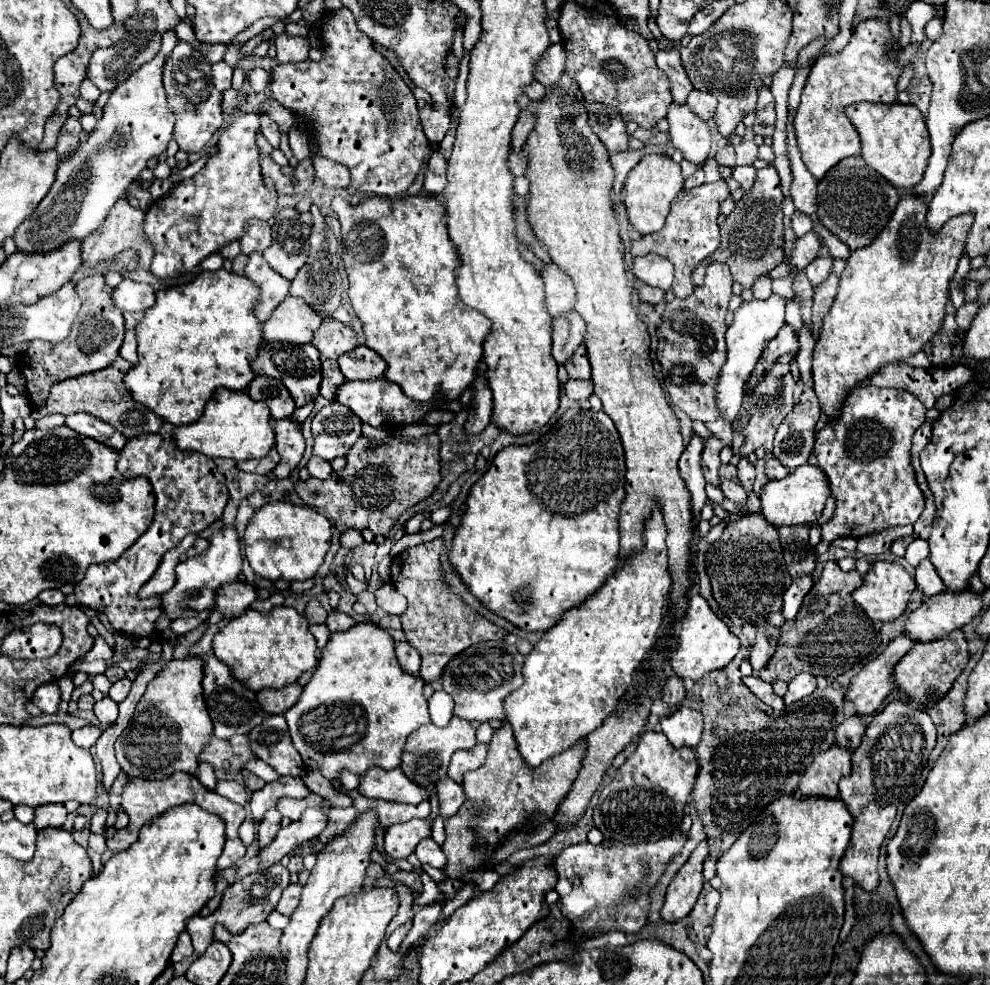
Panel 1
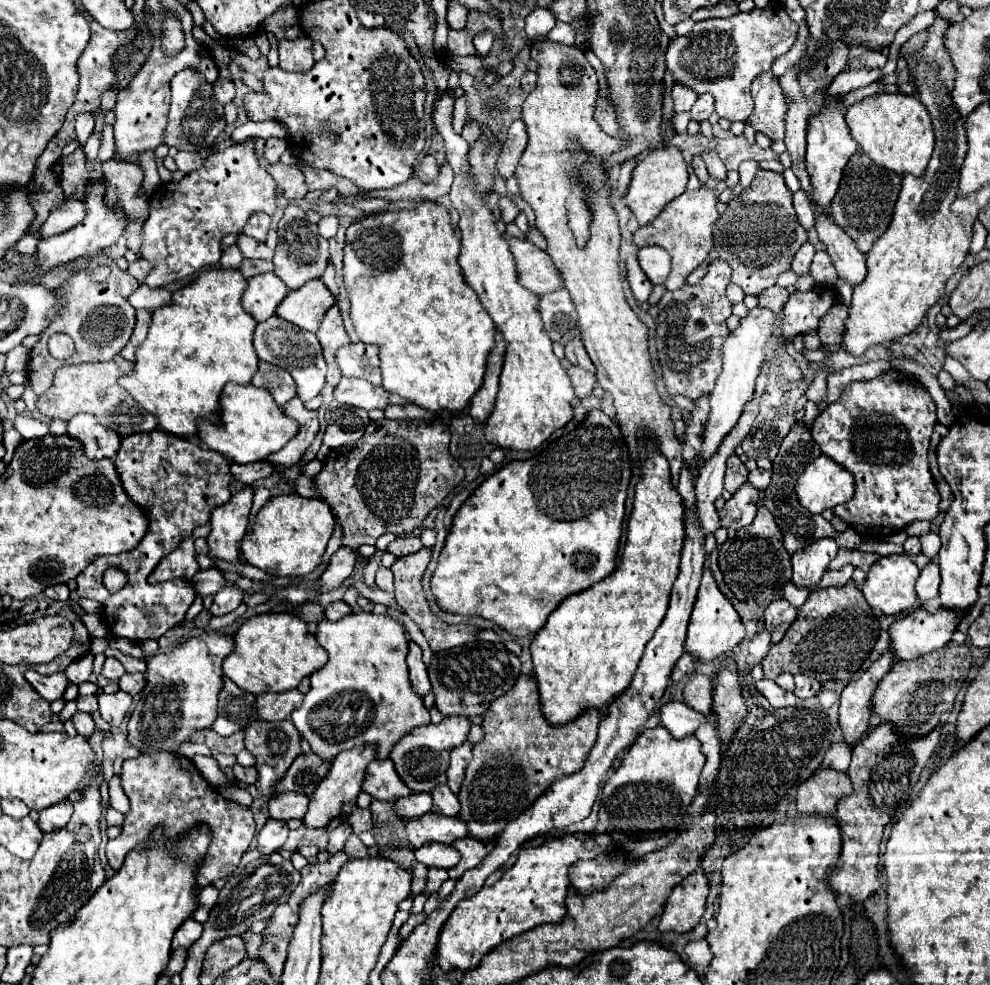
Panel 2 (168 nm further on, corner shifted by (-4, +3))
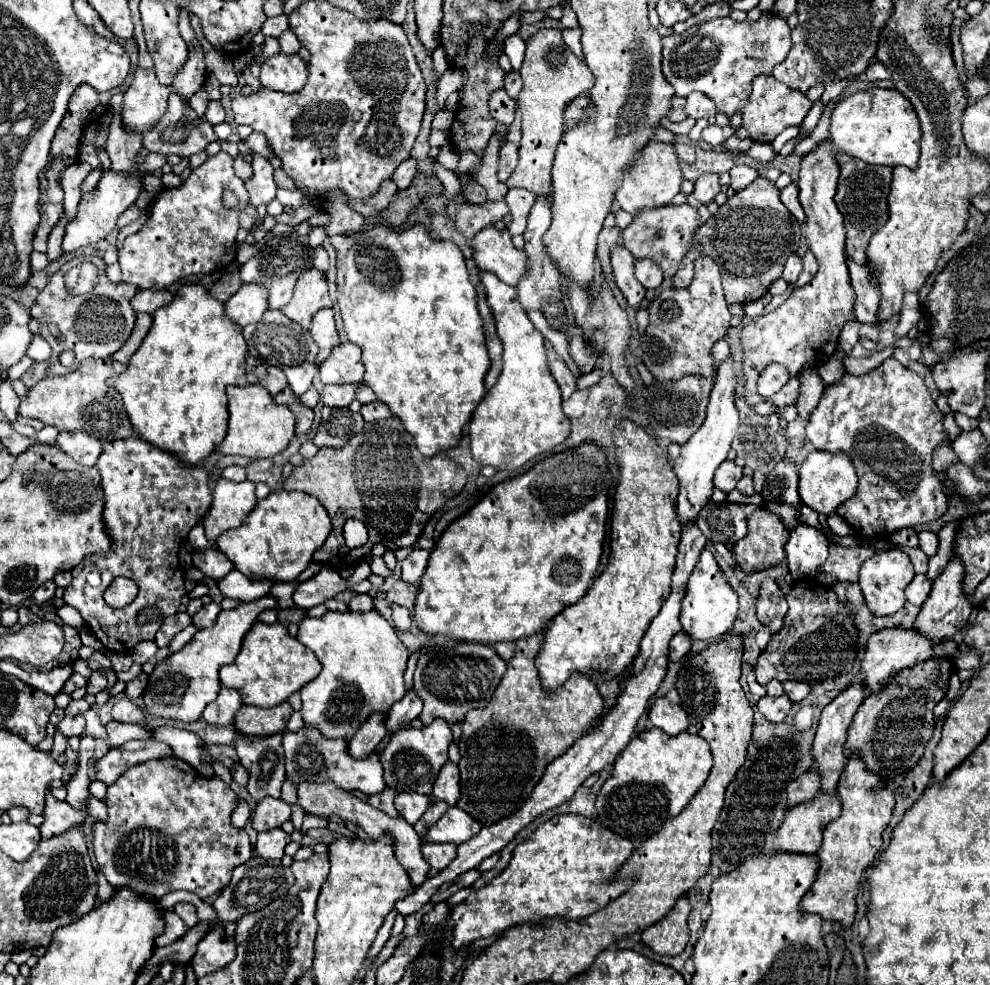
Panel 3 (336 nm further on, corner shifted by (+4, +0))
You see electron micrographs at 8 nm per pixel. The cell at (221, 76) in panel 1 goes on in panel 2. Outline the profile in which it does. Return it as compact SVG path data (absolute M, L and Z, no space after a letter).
M218 77L216 81L214 81L214 97L222 103L222 105L226 105L226 103L230 103L232 99L234 99L234 81L230 81L230 79L224 79L224 77Z

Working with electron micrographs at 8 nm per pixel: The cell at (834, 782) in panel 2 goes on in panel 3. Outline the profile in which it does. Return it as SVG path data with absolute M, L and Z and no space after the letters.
M818 794L812 802L788 808L782 826L776 832L772 852L816 854L822 844L822 830L840 816L836 794Z

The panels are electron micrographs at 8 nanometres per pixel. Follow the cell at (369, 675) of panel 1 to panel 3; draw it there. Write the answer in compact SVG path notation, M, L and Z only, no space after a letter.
M376 610L370 612L326 612L318 618L306 616L300 622L298 628L298 640L310 648L316 658L322 662L322 672L310 680L302 690L302 714L304 724L320 728L324 736L332 738L352 738L356 734L356 728L372 714L372 712L384 712L388 710L396 700L400 700L404 690L404 670L408 662L408 650L396 636L396 630L390 626L390 622L378 614Z

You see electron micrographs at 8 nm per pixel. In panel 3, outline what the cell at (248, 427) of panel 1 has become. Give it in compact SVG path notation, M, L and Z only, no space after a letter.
M246 384L246 386L228 386L228 410L230 422L224 442L218 446L222 454L238 454L246 458L272 458L282 452L290 438L294 436L296 418L292 410L284 404L276 404L270 392L260 384Z

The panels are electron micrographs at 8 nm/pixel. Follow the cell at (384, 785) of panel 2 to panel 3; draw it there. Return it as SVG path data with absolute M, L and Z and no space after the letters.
M304 726L298 732L282 732L282 746L286 754L286 776L294 782L300 784L300 780L310 778L310 768L312 768L312 778L314 780L328 780L336 782L344 790L362 790L366 796L378 794L384 790L384 778L382 778L382 764L376 754L370 754L364 760L356 760L348 754L348 742L342 744L342 738L326 738L320 734L318 728Z

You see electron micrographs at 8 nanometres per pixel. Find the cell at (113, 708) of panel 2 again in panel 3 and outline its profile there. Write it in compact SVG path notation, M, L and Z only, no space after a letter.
M110 722L108 726L108 738L112 746L120 746L128 740L150 740L153 735L136 724L122 724L122 722Z

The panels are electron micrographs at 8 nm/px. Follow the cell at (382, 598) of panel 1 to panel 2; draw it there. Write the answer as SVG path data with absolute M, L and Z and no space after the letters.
M380 567L378 573L376 573L376 585L378 585L378 589L382 589L386 593L394 593L394 577L392 577L392 571L386 569L386 567Z

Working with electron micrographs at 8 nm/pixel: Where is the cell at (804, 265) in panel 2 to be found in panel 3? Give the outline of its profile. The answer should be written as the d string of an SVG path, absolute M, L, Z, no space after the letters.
M792 254L792 256L786 260L786 264L784 264L784 274L782 274L782 278L784 278L786 282L794 284L794 280L800 276L800 272L802 272L800 256L798 256L798 254Z

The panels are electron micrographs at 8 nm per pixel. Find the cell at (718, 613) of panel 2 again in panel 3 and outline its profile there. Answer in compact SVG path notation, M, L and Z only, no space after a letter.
M704 550L700 554L700 564L696 564L696 572L692 572L692 580L688 582L688 596L684 596L680 612L682 630L688 632L688 636L692 636L694 640L720 640L720 636L724 636L732 628L736 612L738 612L736 590L722 574L712 552Z

